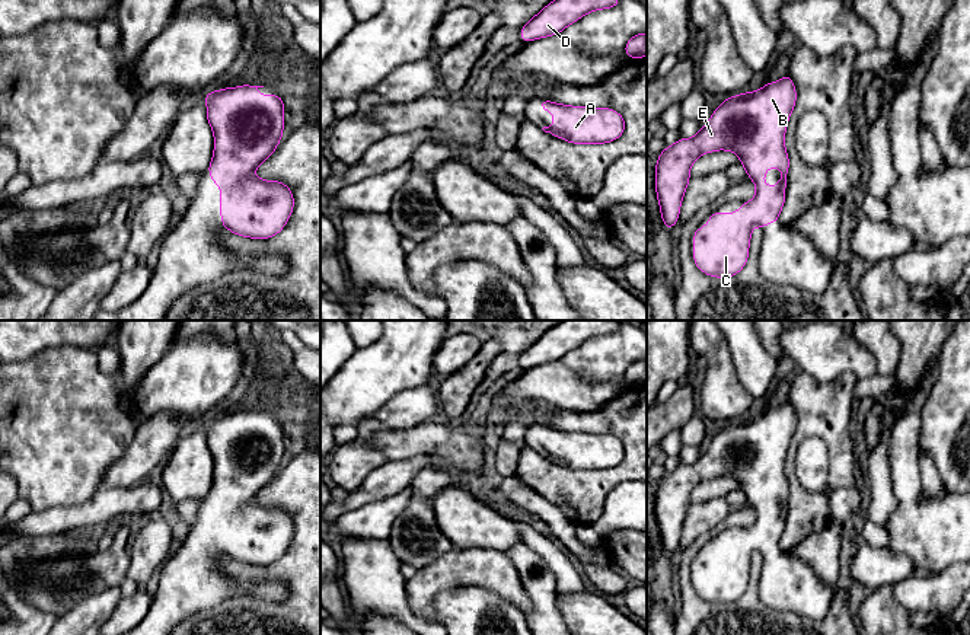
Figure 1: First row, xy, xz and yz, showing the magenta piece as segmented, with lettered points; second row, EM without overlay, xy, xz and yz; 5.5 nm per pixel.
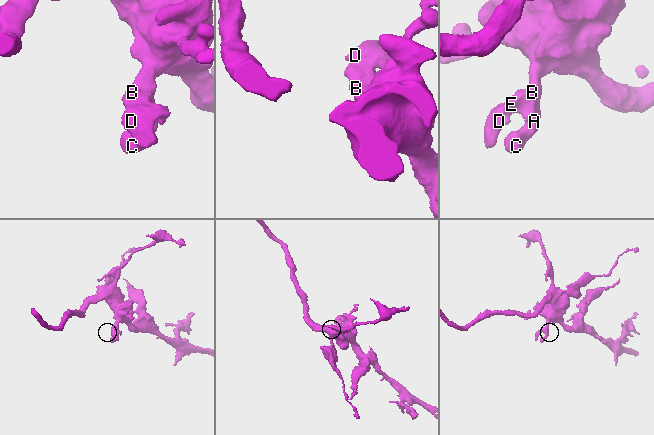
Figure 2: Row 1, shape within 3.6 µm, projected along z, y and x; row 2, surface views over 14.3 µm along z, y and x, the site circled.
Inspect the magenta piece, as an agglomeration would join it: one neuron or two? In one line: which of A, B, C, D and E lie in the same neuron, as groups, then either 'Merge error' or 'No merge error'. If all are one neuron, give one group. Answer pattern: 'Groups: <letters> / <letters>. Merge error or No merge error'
Groups: A B C D E. No merge error

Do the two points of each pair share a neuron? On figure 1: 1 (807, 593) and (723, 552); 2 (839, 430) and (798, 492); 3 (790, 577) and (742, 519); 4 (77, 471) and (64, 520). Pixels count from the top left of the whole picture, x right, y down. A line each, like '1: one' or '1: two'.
1: one
2: one
3: two
4: two

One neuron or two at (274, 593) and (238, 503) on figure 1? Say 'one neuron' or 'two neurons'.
one neuron

